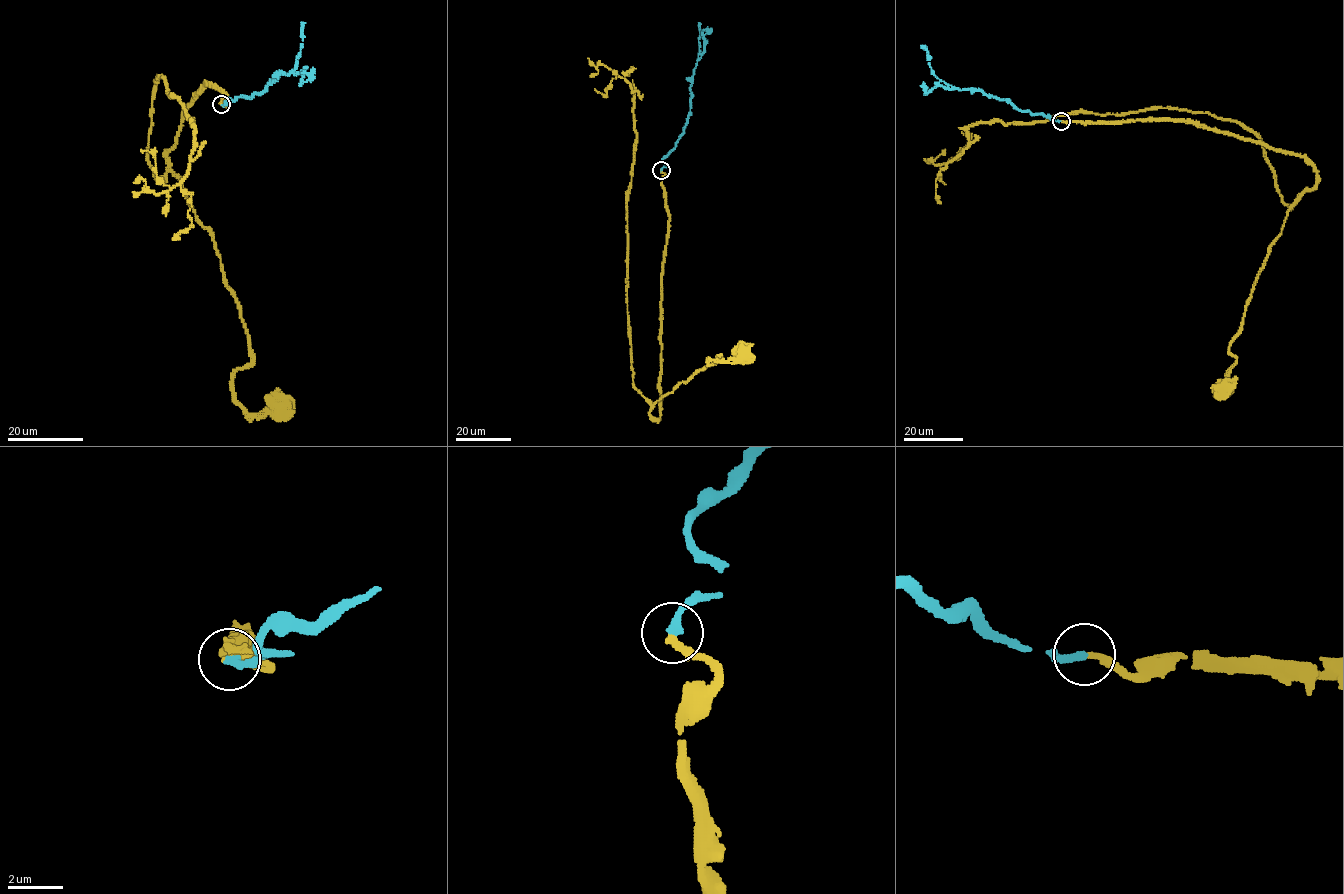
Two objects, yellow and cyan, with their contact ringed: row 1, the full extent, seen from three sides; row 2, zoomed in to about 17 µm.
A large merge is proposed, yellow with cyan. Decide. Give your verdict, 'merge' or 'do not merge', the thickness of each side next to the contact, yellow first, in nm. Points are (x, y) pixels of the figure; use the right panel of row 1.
merge | 280/280 nm

